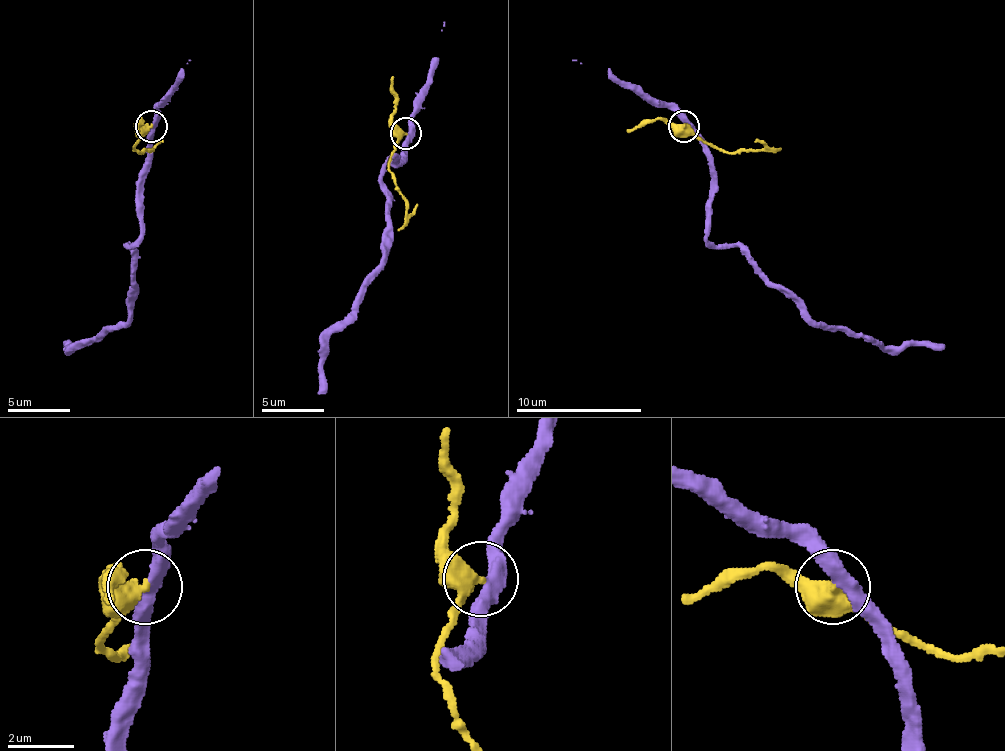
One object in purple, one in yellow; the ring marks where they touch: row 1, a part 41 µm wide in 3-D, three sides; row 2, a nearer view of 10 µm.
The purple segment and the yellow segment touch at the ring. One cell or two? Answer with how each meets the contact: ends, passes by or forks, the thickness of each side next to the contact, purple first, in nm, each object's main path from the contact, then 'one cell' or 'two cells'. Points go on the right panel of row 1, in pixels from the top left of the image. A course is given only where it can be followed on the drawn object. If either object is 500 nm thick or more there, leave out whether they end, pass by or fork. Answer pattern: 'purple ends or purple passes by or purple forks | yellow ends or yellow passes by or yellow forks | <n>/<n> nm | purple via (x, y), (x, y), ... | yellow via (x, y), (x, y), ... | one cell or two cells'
purple passes by | yellow passes by | 400/440 nm | purple via (683, 125), (695, 138), (711, 169), (711, 241), (739, 248), (818, 323), (852, 329), (887, 345), (943, 348) | yellow via (683, 125), (730, 153), (780, 147) | two cells

